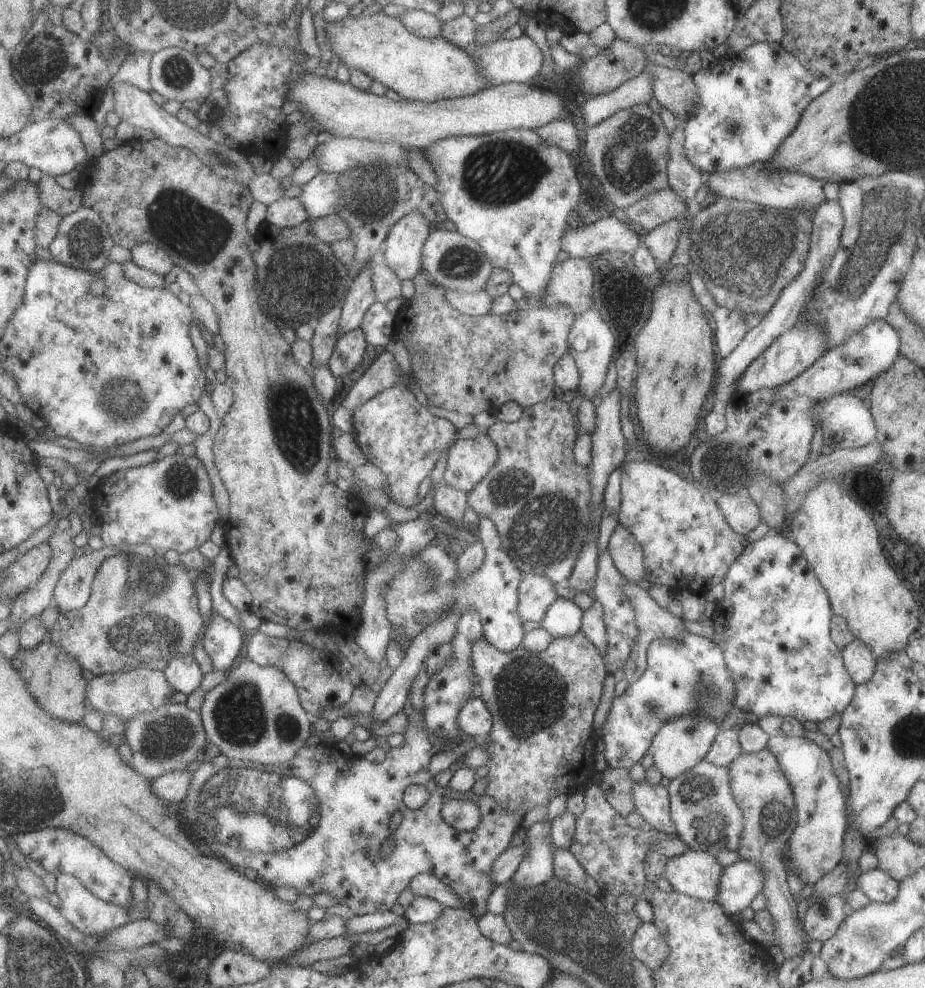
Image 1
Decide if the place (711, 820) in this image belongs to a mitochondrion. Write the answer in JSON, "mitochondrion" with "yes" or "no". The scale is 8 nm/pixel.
{"mitochondrion":"yes"}

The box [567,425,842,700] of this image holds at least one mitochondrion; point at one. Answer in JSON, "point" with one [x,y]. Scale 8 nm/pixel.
{"point":[730,464]}

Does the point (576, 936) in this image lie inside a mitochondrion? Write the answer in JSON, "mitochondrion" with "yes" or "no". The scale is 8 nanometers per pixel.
{"mitochondrion":"yes"}

